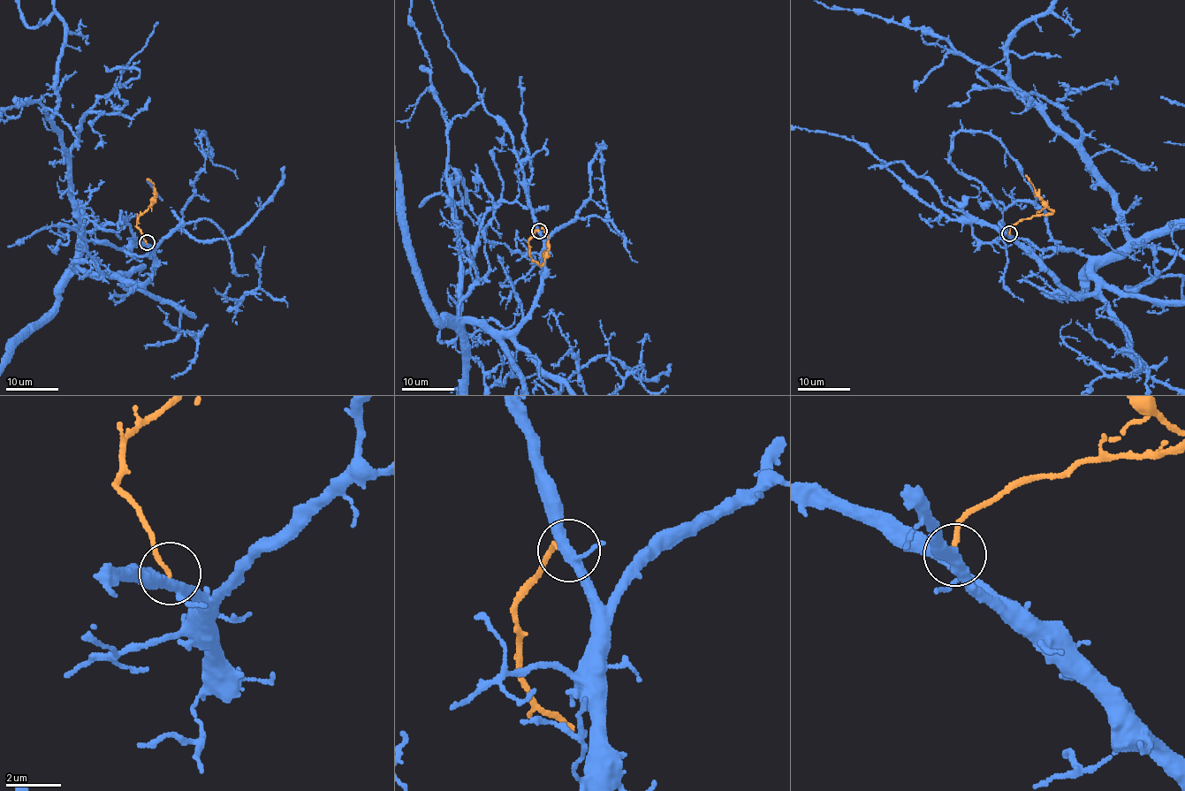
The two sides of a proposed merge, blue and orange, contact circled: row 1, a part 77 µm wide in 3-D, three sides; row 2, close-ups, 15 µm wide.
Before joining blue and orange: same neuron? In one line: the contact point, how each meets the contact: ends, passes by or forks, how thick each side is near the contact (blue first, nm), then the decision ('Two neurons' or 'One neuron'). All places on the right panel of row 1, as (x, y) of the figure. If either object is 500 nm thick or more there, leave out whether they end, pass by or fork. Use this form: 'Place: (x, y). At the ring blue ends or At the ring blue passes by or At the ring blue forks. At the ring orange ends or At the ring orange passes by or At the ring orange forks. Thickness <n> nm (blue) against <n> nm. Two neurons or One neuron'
Place: (1009, 233). At the ring blue forks. At the ring orange ends. Thickness 320 nm (blue) against 160 nm. One neuron

